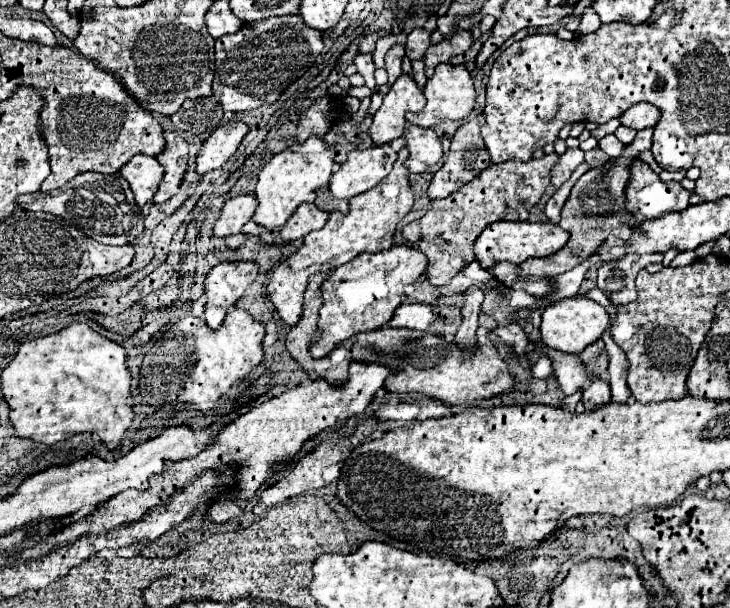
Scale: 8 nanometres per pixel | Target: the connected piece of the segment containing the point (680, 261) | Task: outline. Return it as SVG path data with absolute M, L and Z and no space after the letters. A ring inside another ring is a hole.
M681 252L681 254L677 254L677 256L673 258L673 262L671 262L671 268L689 266L689 264L693 264L695 260L697 260L697 254L695 254L695 252Z

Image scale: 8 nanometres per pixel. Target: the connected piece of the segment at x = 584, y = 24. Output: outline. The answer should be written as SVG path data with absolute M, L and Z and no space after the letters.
M587 8L587 10L585 10L585 14L581 16L581 28L579 28L579 34L595 32L599 26L601 26L599 16L595 16L595 10L593 10L593 8Z

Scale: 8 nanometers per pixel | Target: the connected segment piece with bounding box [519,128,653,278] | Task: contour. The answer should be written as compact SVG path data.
M645 128L639 130L635 140L623 150L623 154L607 164L589 168L573 186L569 200L563 206L561 212L561 222L559 226L563 226L563 230L567 230L571 234L569 242L565 244L565 248L561 248L555 256L549 256L547 260L525 260L519 266L519 276L539 276L539 278L551 278L557 274L563 274L567 270L571 270L573 266L585 262L595 250L597 246L601 246L605 242L605 238L609 234L615 234L623 240L631 238L633 226L635 226L635 218L629 216L629 210L625 208L625 188L629 184L629 168L619 168L619 160L623 164L631 164L633 160L639 158L639 154L643 150L651 148L651 136L653 130Z

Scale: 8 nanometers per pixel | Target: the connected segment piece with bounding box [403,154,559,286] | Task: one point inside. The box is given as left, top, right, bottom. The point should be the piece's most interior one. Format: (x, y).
(508, 191)

